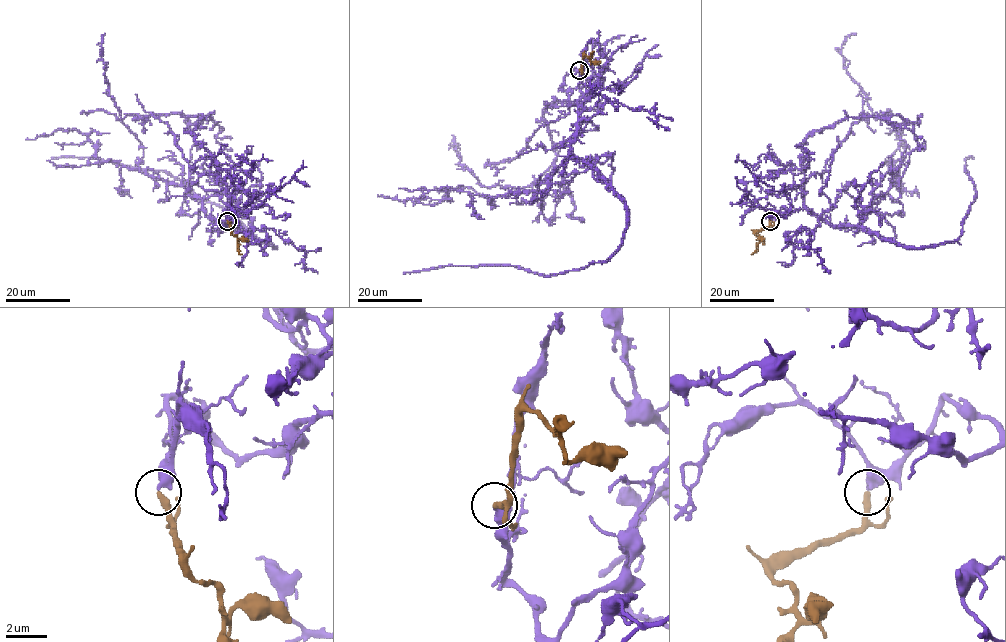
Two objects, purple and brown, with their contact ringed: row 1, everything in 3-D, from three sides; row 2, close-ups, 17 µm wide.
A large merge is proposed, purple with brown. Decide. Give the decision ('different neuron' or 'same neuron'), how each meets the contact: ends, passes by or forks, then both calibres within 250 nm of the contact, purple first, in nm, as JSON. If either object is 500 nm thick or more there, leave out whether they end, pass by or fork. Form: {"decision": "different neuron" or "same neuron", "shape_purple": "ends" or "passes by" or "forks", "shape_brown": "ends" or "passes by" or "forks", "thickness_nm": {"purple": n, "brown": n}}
{"decision": "same neuron", "shape_purple": "ends", "shape_brown": "ends", "thickness_nm": {"purple": 480, "brown": 320}}

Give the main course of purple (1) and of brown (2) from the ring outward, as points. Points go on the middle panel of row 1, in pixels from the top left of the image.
1: (579, 70), (587, 97), (571, 152), (624, 204), (622, 244), (605, 261), (552, 274), (514, 265), (403, 273)
2: (579, 70), (584, 55), (589, 59), (593, 51)

